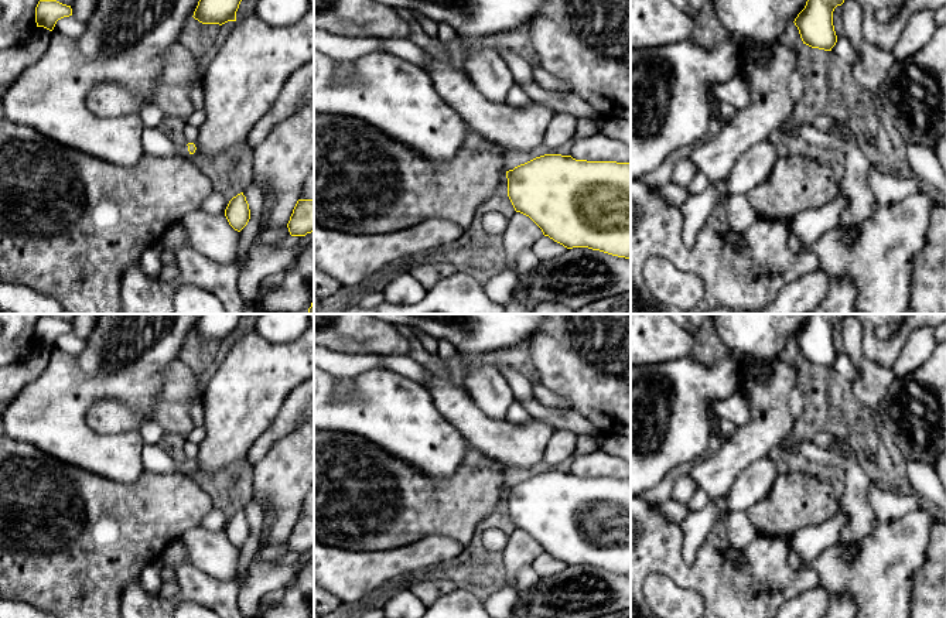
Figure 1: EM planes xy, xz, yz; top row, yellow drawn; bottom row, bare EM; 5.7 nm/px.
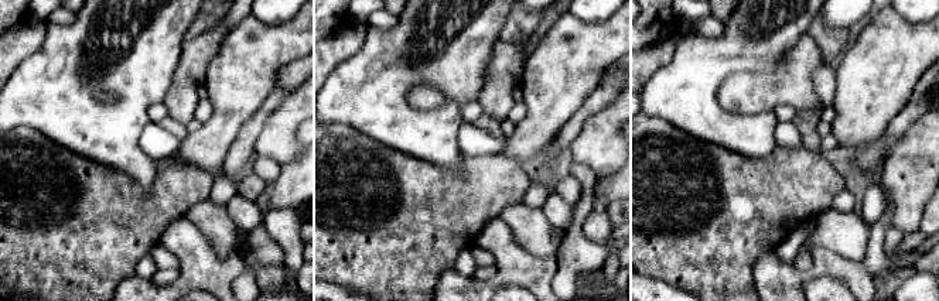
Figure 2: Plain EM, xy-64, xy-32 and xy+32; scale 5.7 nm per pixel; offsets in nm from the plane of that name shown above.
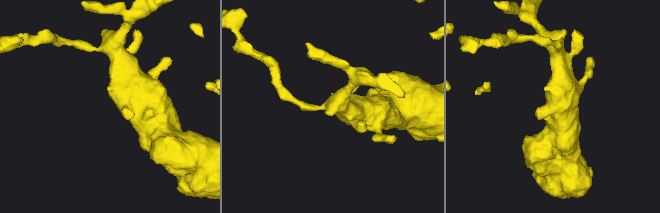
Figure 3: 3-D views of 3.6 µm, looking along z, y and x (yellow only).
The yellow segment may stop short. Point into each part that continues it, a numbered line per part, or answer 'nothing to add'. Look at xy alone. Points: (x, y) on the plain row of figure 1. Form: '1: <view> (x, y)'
1: xy (154, 458)

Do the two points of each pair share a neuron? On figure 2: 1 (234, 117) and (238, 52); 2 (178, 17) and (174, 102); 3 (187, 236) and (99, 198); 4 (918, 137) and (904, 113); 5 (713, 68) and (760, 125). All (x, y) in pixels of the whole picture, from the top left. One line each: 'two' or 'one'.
1: one
2: two
3: two
4: two
5: one

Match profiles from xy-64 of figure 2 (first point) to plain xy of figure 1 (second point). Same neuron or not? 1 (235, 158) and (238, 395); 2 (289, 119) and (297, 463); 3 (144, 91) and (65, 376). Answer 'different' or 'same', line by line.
1: different
2: same
3: same

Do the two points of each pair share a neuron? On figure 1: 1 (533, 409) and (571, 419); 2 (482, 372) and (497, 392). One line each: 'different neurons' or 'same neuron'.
1: same neuron
2: same neuron

